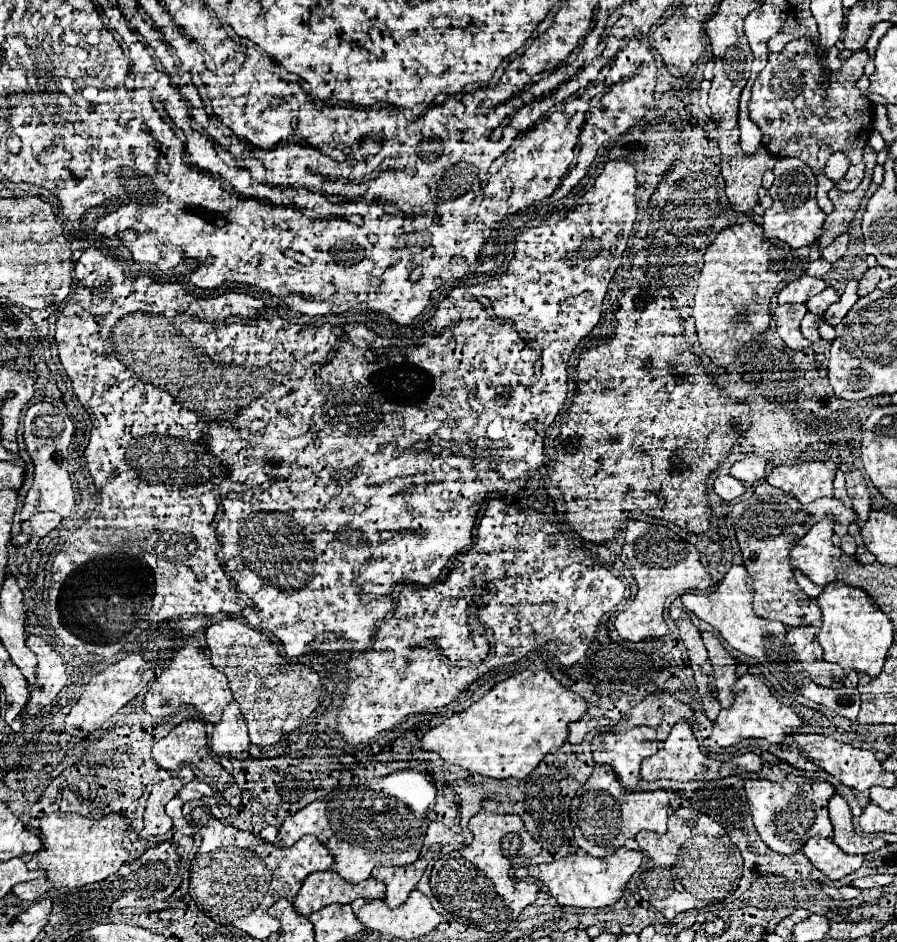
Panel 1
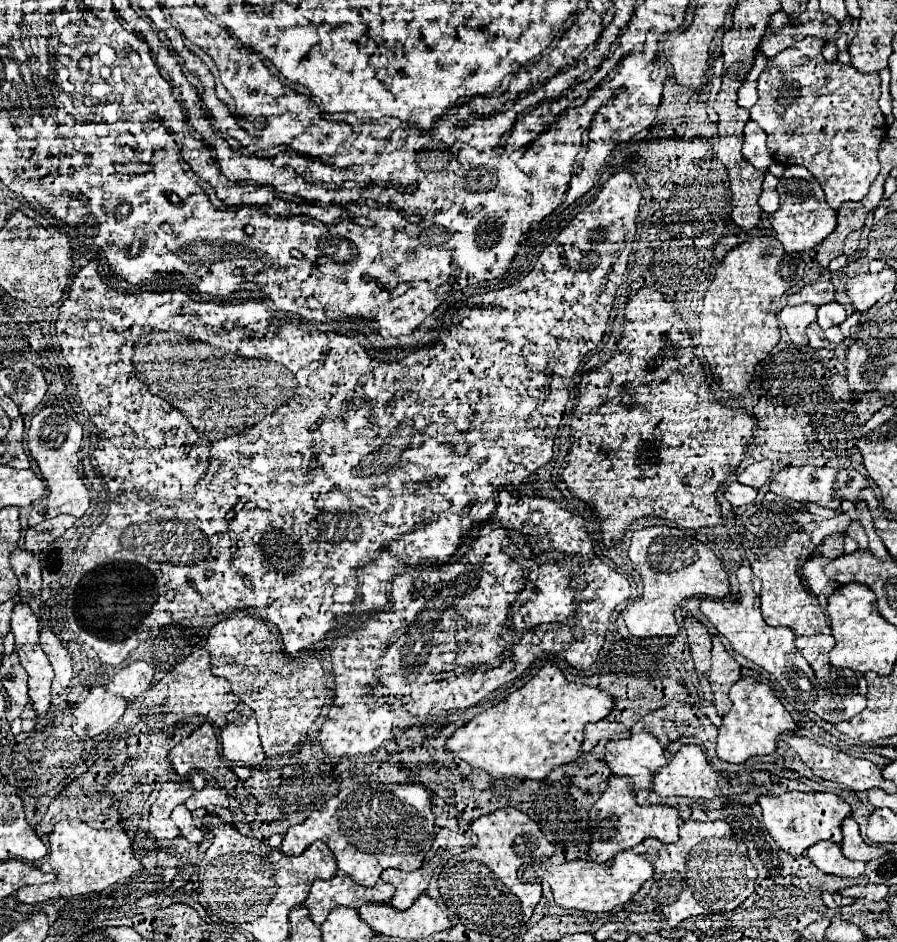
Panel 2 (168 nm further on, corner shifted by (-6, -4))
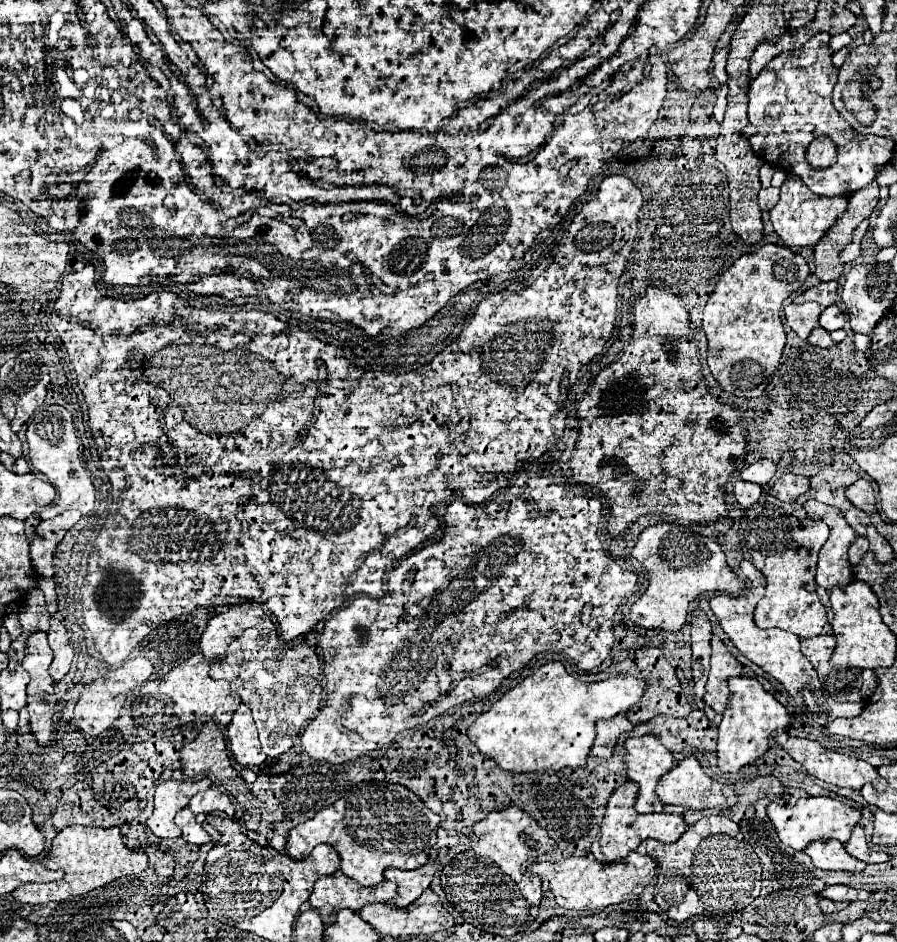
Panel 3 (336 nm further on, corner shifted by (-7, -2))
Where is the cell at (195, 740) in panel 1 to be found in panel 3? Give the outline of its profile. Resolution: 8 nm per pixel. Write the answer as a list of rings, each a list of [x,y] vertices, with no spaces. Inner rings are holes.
[[[208,720],[202,726],[200,734],[196,736],[196,740],[192,740],[192,742],[188,742],[188,744],[182,746],[182,750],[180,750],[180,762],[182,762],[182,772],[186,776],[190,776],[190,778],[200,776],[204,772],[212,772],[220,780],[220,784],[224,786],[224,790],[234,796],[238,802],[252,802],[252,798],[256,798],[251,794],[248,784],[242,779],[240,772],[232,768],[224,736],[222,736],[222,732],[218,730],[218,726],[212,720]]]

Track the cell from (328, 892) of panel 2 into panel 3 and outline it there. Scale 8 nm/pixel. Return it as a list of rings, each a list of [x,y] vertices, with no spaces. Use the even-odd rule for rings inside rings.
[[[322,876],[316,880],[308,902],[312,908],[320,912],[322,922],[328,924],[328,918],[332,918],[332,914],[336,914],[342,908],[358,912],[366,904],[390,902],[394,898],[396,886],[388,880],[380,882],[378,886],[364,888],[348,876]]]

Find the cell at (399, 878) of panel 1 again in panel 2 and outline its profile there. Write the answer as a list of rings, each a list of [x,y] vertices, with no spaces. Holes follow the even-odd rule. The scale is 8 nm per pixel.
[[[425,866],[419,870],[413,870],[413,872],[389,868],[381,874],[381,880],[393,884],[397,890],[391,900],[391,906],[395,906],[397,910],[407,910],[429,888],[431,870]]]

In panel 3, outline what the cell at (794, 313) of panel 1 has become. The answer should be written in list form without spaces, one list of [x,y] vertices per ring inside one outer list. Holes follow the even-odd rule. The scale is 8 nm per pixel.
[[[804,302],[804,304],[786,304],[784,314],[788,326],[802,338],[806,340],[812,328],[818,326],[818,316],[822,312],[822,306],[816,302]]]

